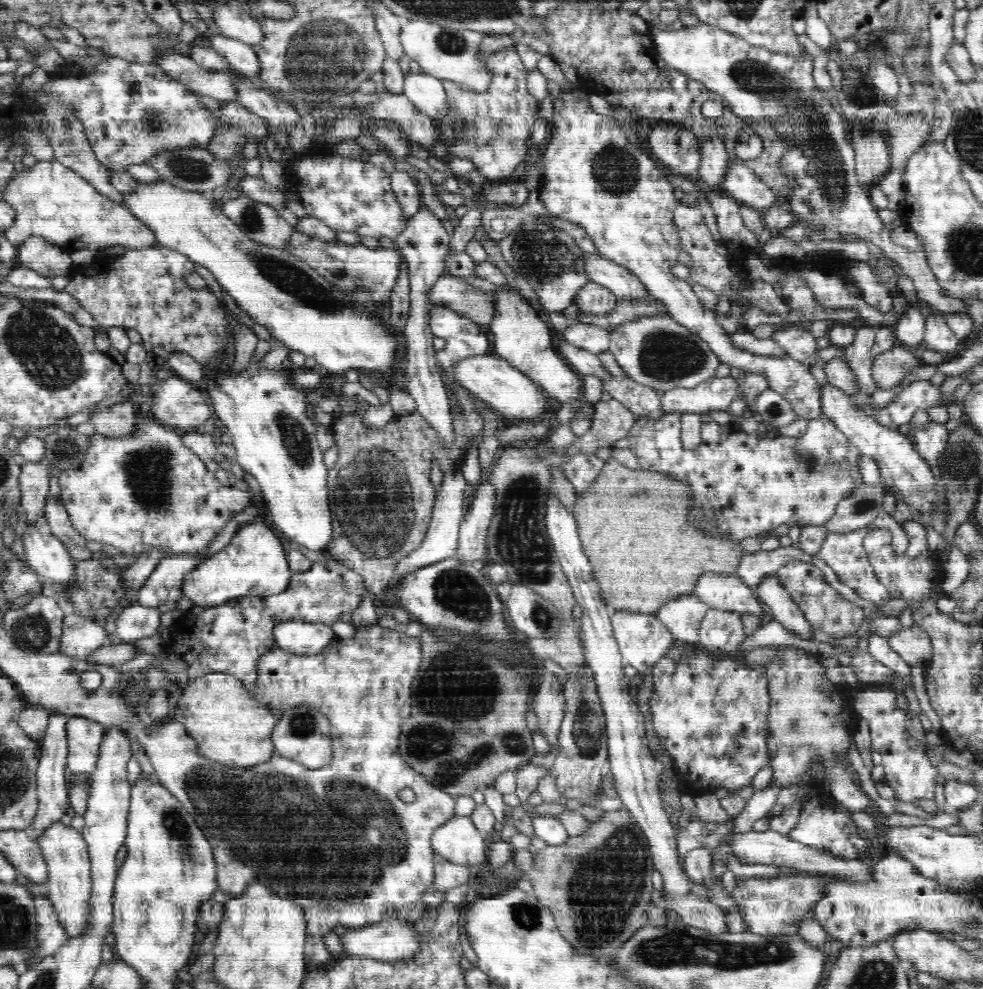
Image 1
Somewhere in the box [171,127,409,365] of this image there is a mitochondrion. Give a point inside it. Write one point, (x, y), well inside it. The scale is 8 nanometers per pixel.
(294, 281)

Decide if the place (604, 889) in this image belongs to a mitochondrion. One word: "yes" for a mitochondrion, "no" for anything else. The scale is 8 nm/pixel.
yes

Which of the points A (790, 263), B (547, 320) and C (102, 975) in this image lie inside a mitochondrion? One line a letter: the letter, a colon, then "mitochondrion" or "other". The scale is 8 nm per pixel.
A: other
B: other
C: other

